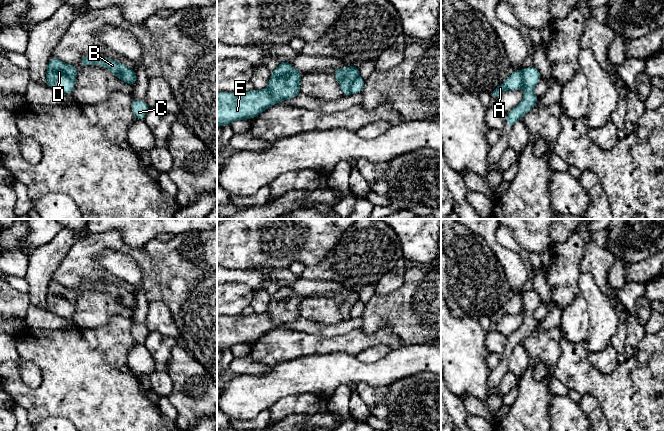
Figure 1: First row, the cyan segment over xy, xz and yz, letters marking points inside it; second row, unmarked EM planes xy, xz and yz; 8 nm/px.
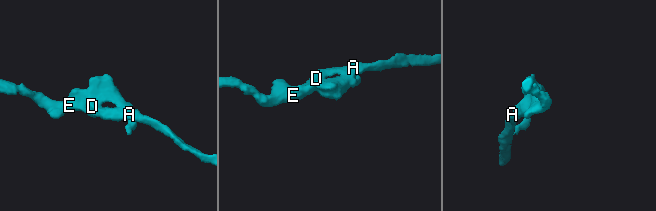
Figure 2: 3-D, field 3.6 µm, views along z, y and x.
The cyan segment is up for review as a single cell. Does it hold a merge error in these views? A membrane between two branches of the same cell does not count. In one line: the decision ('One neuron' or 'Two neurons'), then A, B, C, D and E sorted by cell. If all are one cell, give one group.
Two neurons. Groups: A B D E / C

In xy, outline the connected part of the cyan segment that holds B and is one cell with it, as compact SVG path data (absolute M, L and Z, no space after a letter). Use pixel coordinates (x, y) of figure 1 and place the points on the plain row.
M84 281L82 284L83 289L95 289L99 288L101 291L109 293L116 301L118 301L123 306L134 311L136 308L136 297L134 293L128 292L122 287L119 287L110 282L88 282Z

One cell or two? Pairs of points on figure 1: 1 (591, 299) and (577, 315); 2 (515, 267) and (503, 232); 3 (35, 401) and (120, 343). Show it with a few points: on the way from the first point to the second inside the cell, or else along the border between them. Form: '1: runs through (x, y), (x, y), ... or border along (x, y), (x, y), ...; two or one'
1: border along (578, 289), (586, 305), (590, 327); two
2: border along (497, 229), (496, 240), (514, 251), (525, 266); two
3: runs through (56, 396), (64, 392), (99, 357); one

